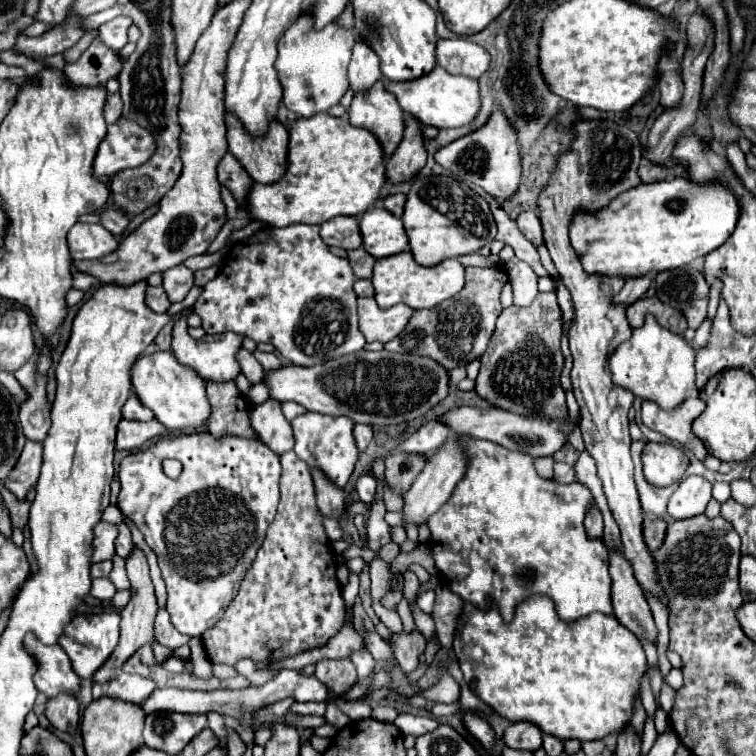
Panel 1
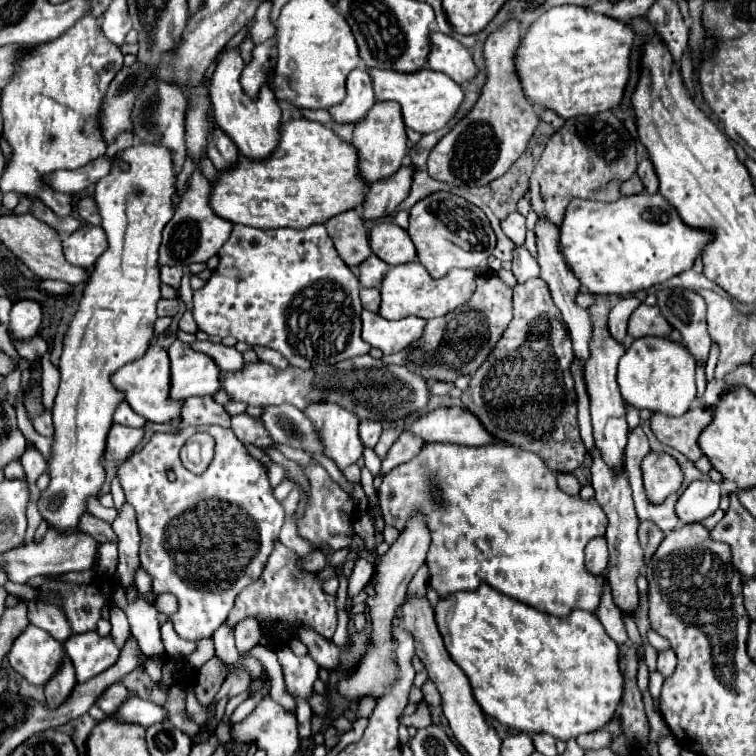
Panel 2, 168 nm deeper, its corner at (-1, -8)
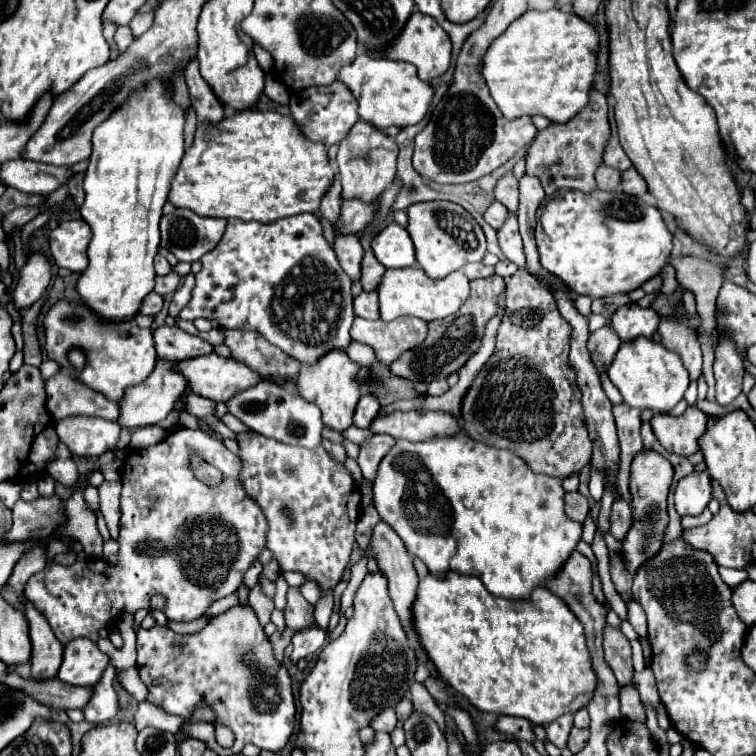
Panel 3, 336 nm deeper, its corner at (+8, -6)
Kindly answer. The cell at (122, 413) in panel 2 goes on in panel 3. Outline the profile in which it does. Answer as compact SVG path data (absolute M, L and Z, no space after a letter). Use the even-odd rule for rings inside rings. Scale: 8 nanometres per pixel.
M57 372L45 380L47 408L55 420L65 416L99 416L105 420L117 420L117 404L105 400L99 392L85 388L73 380L67 372Z

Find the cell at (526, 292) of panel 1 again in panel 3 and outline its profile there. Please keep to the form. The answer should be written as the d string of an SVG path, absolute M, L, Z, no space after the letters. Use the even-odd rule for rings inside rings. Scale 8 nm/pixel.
M509 212L505 224L497 230L497 240L499 240L499 246L501 246L503 254L505 254L511 262L515 262L517 266L523 266L523 264L525 264L523 242L521 242L519 230L517 230L517 214Z

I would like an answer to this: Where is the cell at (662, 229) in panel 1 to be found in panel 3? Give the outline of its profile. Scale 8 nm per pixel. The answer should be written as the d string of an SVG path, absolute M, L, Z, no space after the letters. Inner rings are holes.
M567 190L565 196L557 194L541 206L539 224L541 234L535 234L535 240L541 266L557 276L573 294L581 296L605 298L619 292L631 292L649 278L657 276L671 254L671 232L665 226L661 212L641 198L633 198L621 190L593 190L589 194L583 194L579 190Z

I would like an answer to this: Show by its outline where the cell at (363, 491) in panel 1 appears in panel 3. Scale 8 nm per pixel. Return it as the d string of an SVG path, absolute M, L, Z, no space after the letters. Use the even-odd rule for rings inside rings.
M323 438L323 442L321 442L323 446L325 446L325 450L333 456L333 458L337 458L337 460L345 460L345 448L341 446L341 444L337 444L337 442L331 442L331 440L327 440L327 438Z

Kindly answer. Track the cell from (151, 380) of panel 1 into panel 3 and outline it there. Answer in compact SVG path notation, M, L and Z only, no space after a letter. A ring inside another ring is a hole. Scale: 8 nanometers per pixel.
M63 298L47 310L43 326L47 356L65 368L77 382L101 392L107 400L121 400L121 392L125 392L127 386L145 380L145 376L149 376L157 364L151 330L139 328L135 320L101 320L101 316L97 316L89 306ZM75 348L85 354L83 370L75 370L67 360L67 354Z

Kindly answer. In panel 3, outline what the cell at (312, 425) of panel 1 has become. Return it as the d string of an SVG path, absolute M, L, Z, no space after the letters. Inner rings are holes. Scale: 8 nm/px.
M333 350L321 356L315 364L303 364L301 374L297 378L297 390L299 396L303 396L309 402L315 402L323 414L323 424L343 432L353 422L355 406L361 398L361 382L357 380L357 374L361 370L361 364L353 362L343 350Z

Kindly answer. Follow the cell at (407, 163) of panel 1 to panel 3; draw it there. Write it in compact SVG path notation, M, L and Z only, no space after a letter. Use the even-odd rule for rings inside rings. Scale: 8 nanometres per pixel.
M345 200L341 204L341 216L335 224L337 232L347 232L347 234L357 234L369 220L373 220L375 204L363 204L361 200Z

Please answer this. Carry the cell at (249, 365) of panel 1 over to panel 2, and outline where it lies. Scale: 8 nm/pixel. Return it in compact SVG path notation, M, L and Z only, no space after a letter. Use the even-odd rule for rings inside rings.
M206 340L206 342L194 342L192 348L214 358L214 362L220 366L222 372L240 372L246 366L242 354L236 348L228 348L224 344L214 344L214 342Z

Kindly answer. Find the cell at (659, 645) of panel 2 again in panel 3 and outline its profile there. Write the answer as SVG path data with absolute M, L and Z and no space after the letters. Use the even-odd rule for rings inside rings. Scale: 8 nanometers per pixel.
M631 598L627 604L627 616L629 616L629 622L633 624L635 632L645 638L647 636L647 620L645 620L645 612L643 612L641 604L635 598Z

